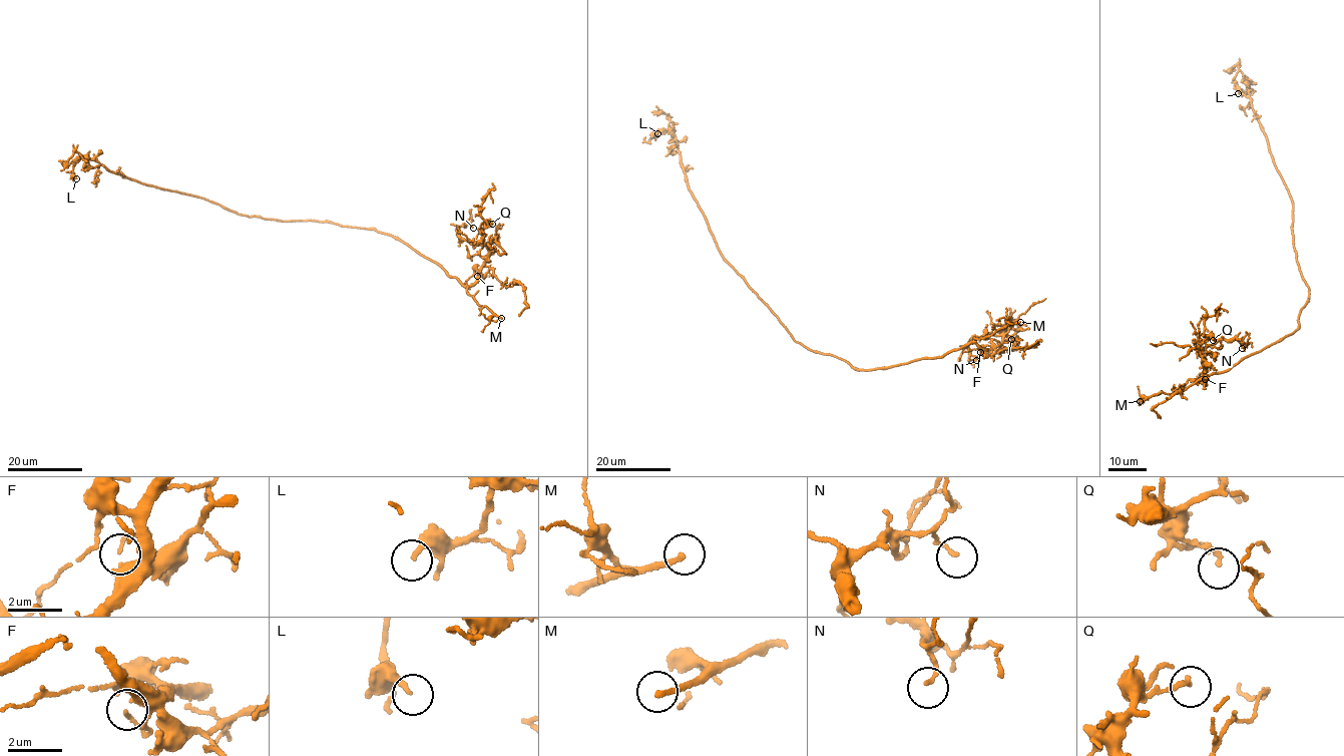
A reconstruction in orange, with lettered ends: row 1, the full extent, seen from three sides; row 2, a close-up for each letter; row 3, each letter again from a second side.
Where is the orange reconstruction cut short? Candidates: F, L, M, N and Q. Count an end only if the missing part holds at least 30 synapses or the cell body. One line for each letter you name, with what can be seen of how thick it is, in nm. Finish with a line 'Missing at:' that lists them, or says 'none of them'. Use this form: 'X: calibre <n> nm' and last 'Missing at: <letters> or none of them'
M: calibre 170 nm
Missing at: M

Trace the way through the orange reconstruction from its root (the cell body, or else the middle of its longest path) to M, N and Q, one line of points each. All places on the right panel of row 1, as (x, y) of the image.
M: (1306, 302), (1298, 315), (1298, 328), (1290, 335), (1226, 371), (1190, 379), (1171, 394), (1161, 392), (1140, 401)
N: (1306, 302), (1290, 335), (1230, 369), (1194, 381), (1205, 371), (1201, 354), (1208, 345), (1237, 338), (1242, 348)
Q: (1306, 302), (1290, 335), (1230, 369), (1194, 381), (1205, 371), (1201, 343), (1208, 336), (1213, 340)

